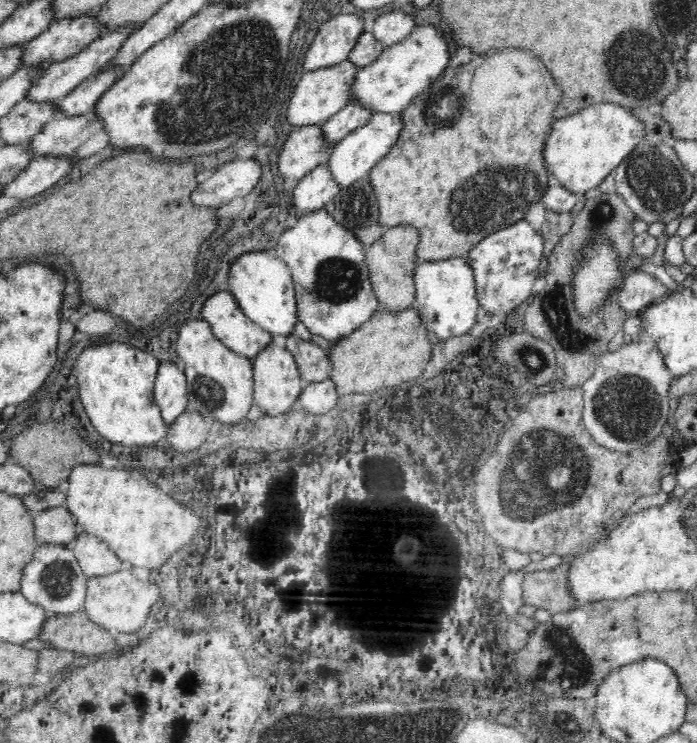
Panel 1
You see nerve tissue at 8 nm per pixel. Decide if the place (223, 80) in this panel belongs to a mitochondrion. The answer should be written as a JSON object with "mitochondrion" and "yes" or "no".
{"mitochondrion":"yes"}

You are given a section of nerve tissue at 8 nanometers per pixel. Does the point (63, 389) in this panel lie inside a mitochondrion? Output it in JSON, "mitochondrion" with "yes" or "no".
{"mitochondrion":"no"}

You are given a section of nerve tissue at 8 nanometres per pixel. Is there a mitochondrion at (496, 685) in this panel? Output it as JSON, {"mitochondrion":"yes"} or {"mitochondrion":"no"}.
{"mitochondrion":"no"}

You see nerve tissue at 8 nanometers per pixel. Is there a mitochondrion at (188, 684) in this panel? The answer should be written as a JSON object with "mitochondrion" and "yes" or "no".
{"mitochondrion":"no"}

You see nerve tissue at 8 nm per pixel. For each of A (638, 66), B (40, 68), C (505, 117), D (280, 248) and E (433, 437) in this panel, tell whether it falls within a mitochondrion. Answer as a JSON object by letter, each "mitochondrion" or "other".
{"A":"mitochondrion","B":"other","C":"other","D":"other","E":"mitochondrion"}

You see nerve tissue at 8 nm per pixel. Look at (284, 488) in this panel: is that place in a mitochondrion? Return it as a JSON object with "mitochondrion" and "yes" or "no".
{"mitochondrion":"no"}

